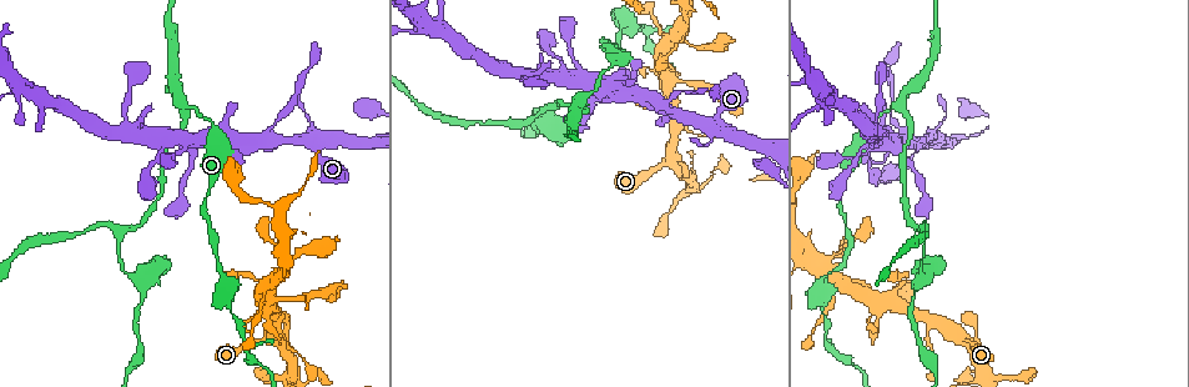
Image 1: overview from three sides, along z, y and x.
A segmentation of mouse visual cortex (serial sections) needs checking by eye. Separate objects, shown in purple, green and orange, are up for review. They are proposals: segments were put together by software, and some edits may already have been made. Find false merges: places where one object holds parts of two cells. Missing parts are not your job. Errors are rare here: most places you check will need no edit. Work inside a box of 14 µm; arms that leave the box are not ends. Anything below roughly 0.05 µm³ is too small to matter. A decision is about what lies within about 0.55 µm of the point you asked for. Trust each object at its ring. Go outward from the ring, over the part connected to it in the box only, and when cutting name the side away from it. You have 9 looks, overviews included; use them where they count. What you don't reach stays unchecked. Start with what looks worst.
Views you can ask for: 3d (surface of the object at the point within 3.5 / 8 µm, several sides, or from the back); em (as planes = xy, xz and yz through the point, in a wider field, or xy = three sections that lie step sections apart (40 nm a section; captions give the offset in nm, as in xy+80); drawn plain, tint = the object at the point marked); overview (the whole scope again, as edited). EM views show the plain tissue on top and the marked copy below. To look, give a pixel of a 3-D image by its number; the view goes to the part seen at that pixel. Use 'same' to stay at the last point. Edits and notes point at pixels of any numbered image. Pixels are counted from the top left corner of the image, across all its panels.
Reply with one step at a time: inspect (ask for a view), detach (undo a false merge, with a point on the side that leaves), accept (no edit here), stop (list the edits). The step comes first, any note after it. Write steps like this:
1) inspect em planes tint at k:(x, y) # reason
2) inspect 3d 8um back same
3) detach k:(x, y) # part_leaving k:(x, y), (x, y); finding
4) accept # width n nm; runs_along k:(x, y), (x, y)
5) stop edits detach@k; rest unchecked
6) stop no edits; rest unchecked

inspect 3d 3.5um at 1:(716, 123) # a narrow waist

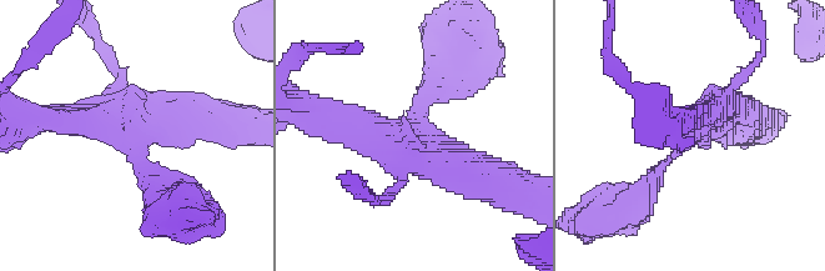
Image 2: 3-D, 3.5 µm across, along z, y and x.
inspect em xy step 2 tint at 2:(409, 136)

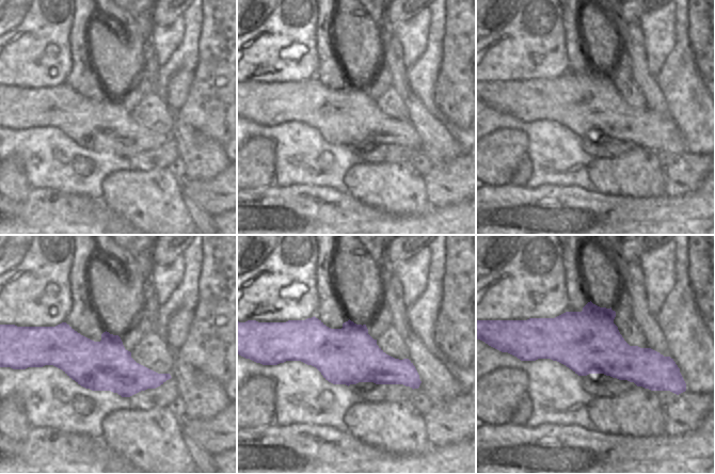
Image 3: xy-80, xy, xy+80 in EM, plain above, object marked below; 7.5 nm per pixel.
accept # runs_along 2:(161, 191), (116, 121), (50, 118); continuous, no second cell

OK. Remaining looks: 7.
inspect 3d 8um at 1:(182, 106) # arms part here

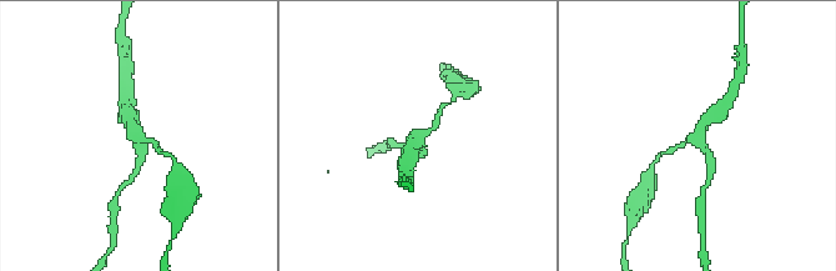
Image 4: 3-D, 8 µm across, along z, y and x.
inspect em xy step 3 tint at 4:(700, 139) # arms 3; arm_widths 150, 200, 350 nm

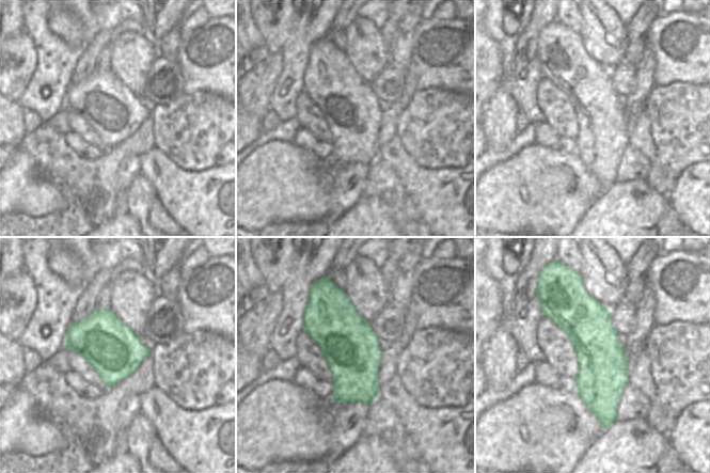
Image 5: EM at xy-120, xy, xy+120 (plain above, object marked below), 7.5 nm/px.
accept # runs_along 5:(580, 289), (604, 425); continuous, no second cell

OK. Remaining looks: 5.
inspect 3d 3.5um at 1:(122, 231) # branch point

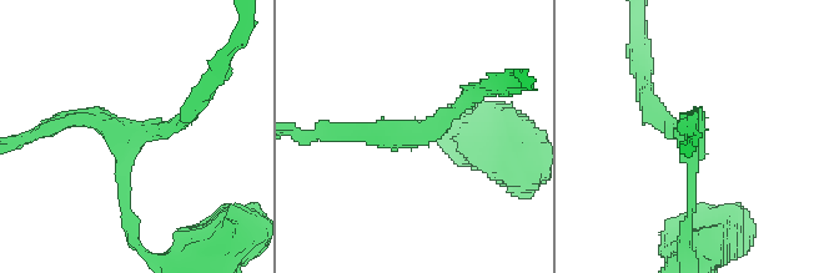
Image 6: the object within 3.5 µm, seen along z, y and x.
inspect em xy step 3 tint at 6:(131, 137) # arms 3; arm_widths 100, 200, 200 nm

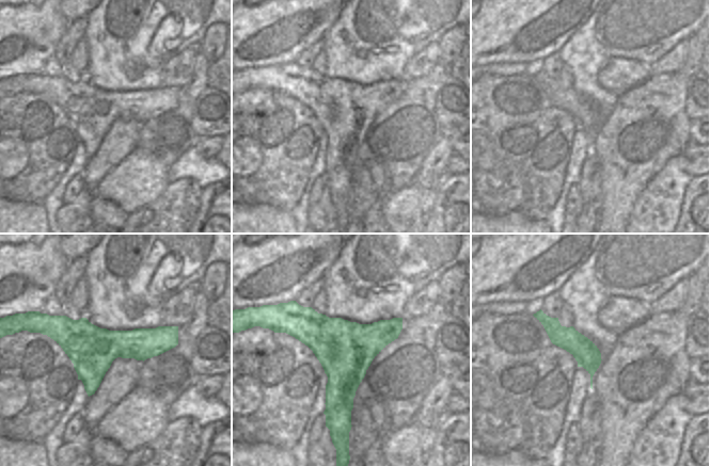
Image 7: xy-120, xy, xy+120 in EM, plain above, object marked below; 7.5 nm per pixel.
accept # width 420 nm; runs_along 6:(194, 106), (127, 141), (131, 221); continuous, no second cell

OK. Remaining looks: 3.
inspect 3d 3.5um at 1:(881, 164) # a narrow waist

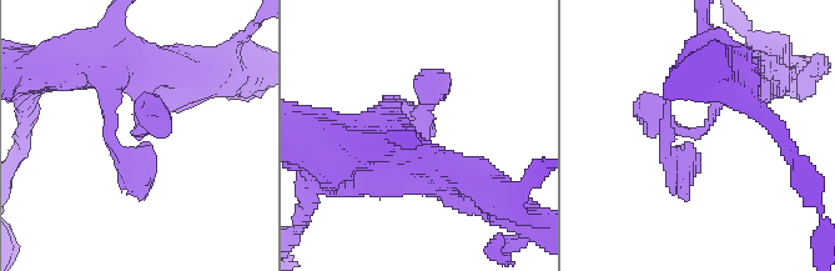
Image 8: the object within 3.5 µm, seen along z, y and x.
accept # runs_along 8:(734, 70), (702, 133), (638, 105); continuous, no second cell

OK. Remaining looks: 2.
stop no edits; rest unchecked

